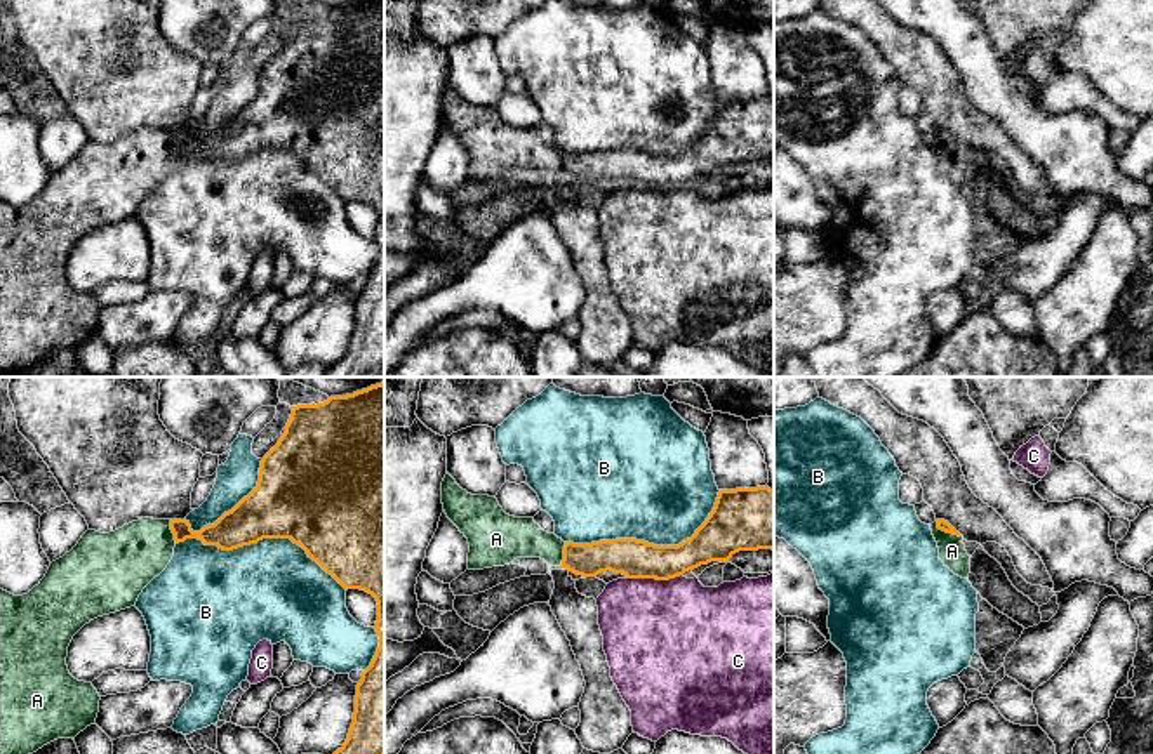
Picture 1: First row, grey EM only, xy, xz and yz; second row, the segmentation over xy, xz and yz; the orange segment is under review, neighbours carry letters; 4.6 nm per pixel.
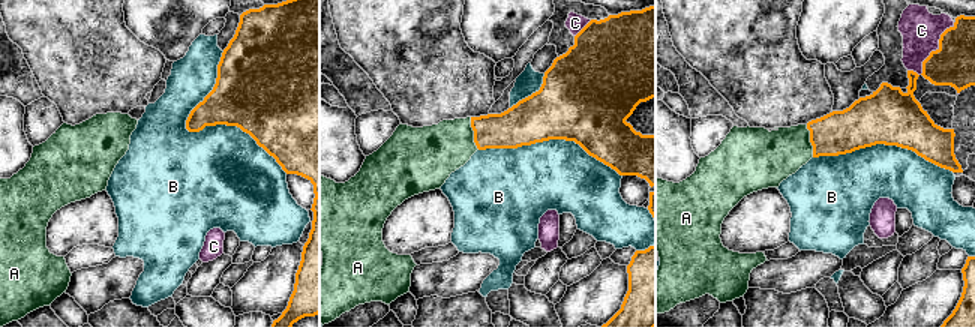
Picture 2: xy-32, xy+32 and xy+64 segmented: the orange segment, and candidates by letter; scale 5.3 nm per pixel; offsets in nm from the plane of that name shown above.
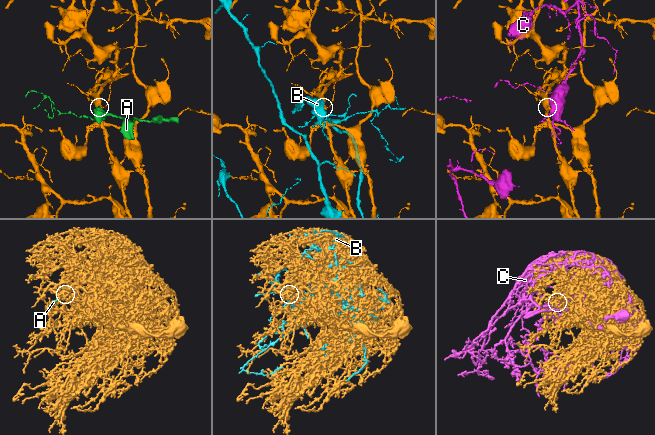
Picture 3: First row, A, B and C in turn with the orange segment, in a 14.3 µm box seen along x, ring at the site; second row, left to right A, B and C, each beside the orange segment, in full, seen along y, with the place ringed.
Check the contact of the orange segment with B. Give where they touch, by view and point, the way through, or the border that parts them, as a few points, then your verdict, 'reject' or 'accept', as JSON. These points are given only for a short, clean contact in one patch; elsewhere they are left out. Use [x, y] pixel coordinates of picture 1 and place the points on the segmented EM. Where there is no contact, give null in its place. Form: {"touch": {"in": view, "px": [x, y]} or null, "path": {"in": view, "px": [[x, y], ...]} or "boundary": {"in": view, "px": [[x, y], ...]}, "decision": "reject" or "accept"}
{"touch": {"in": "xy", "px": [261, 539]}, "decision": "reject"}

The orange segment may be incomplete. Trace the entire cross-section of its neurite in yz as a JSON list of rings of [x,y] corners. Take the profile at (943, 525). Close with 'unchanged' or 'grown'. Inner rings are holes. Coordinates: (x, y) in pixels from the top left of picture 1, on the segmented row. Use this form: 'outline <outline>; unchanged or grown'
outline [[[936,519],[930,525],[932,535],[939,547],[939,559],[955,575],[969,579],[970,556],[965,551],[963,537],[944,519]]]; grown

